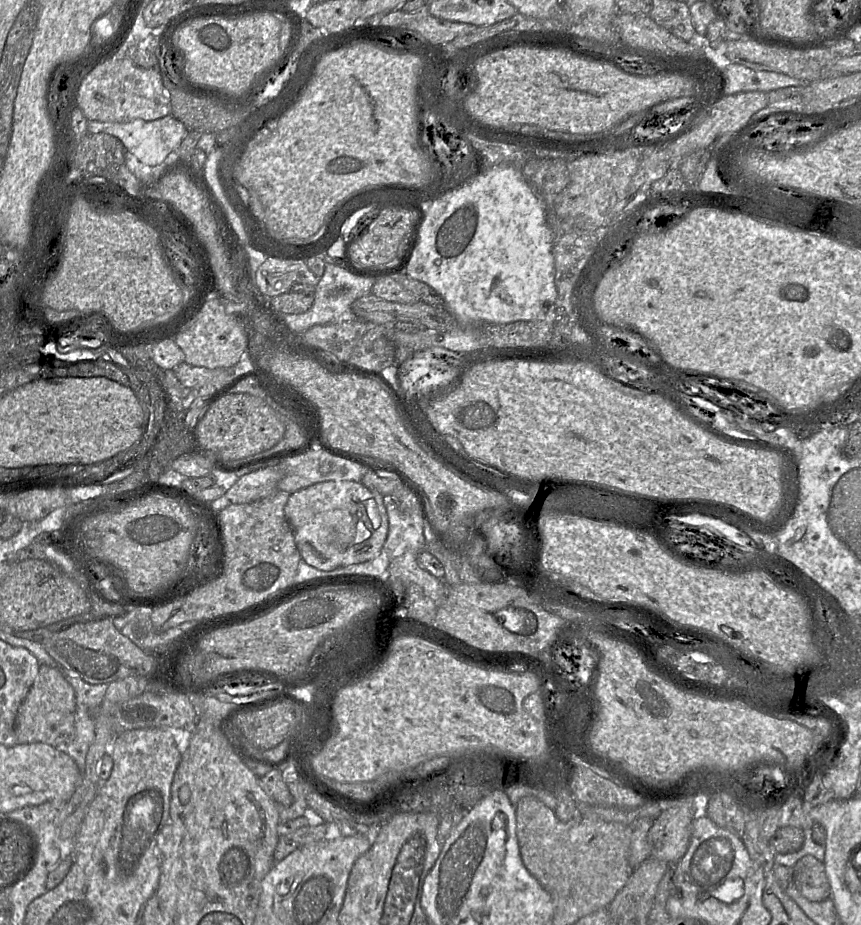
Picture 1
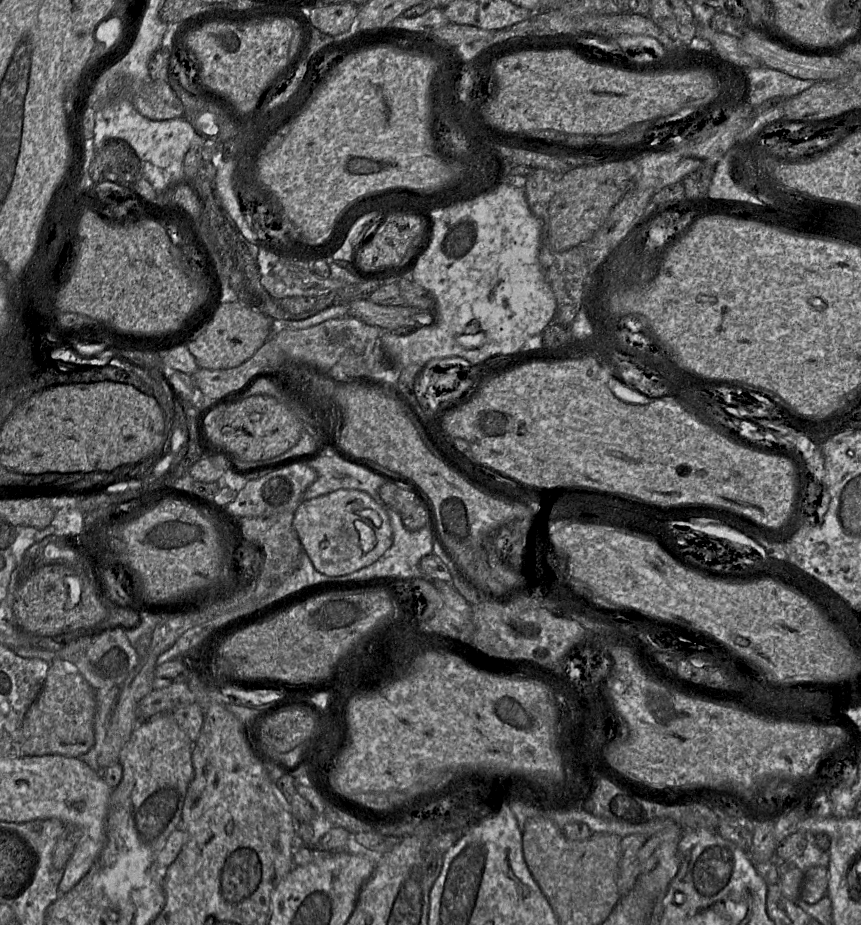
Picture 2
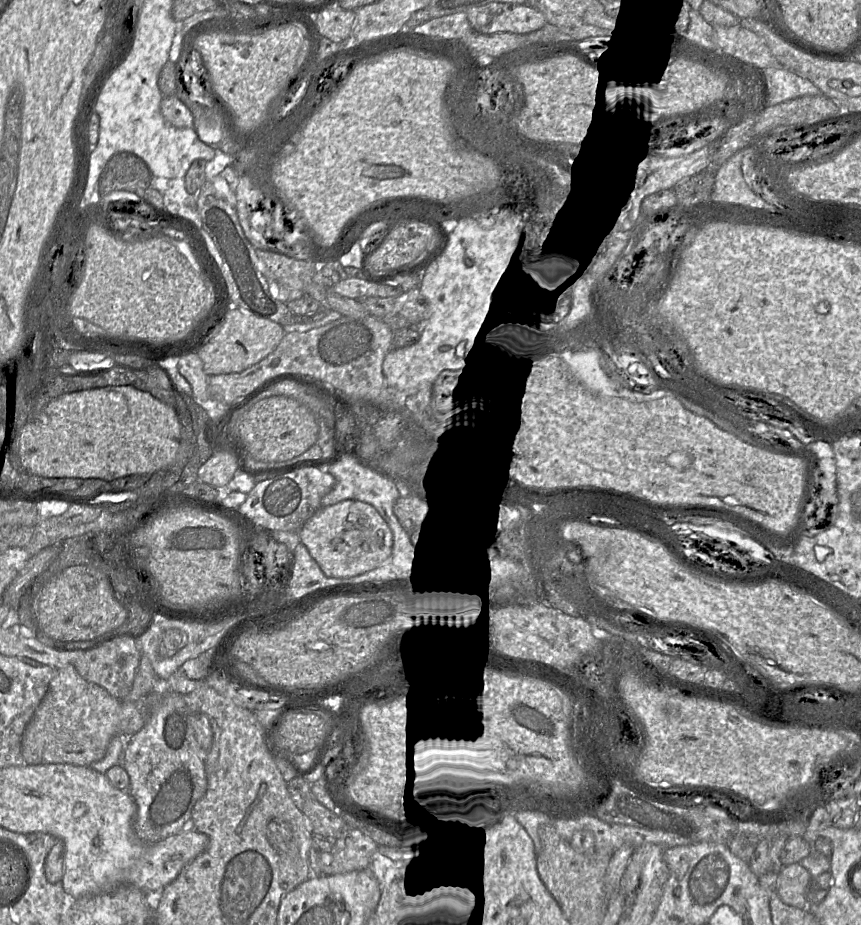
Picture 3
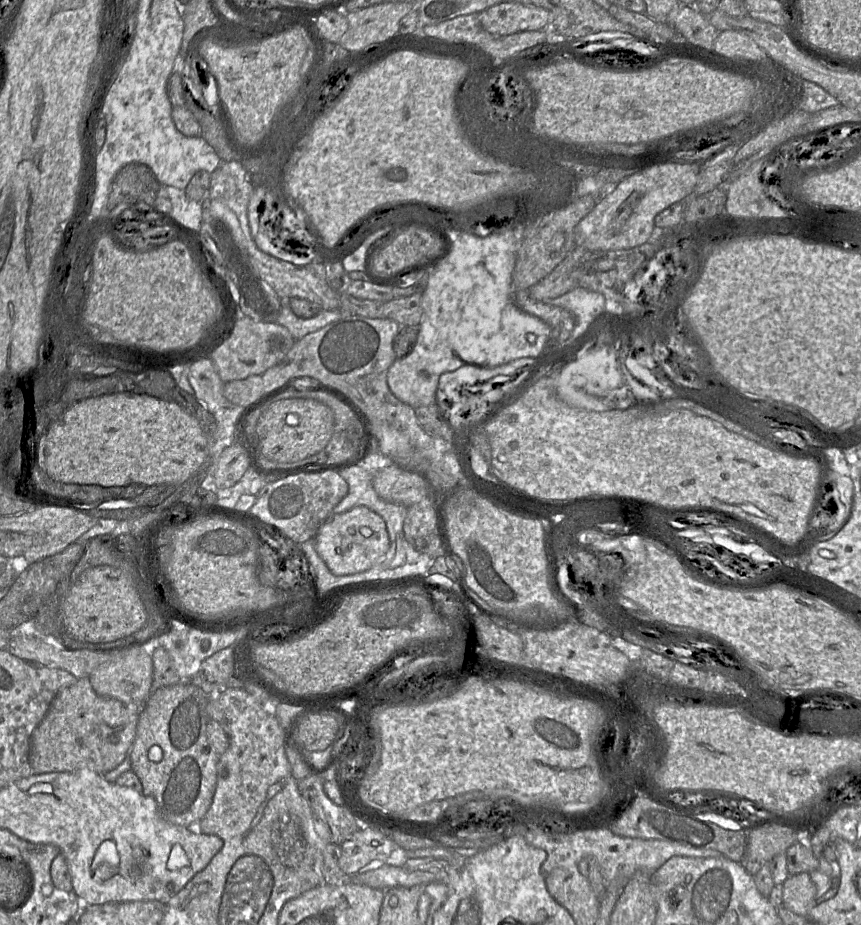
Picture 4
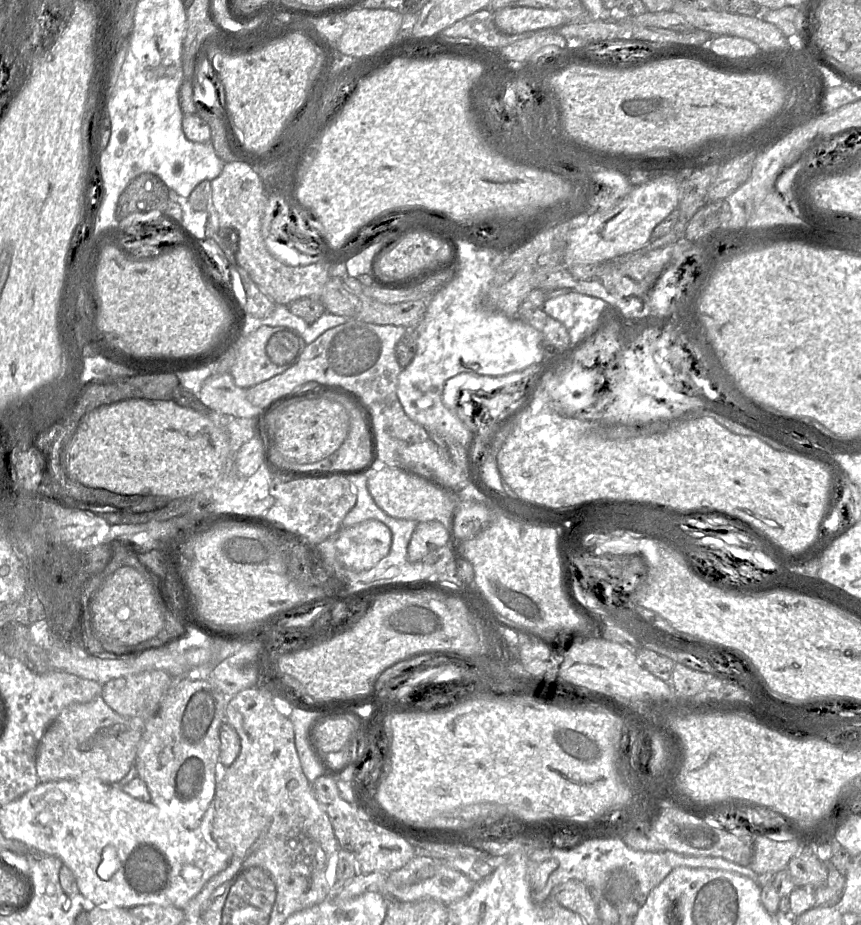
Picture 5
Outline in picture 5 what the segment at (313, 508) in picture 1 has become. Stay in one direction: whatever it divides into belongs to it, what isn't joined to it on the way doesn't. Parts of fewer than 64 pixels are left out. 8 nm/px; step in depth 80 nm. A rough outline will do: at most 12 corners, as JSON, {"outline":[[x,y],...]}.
{"outline":[[366,520],[337,533],[338,561],[366,571],[390,551],[389,528]]}

